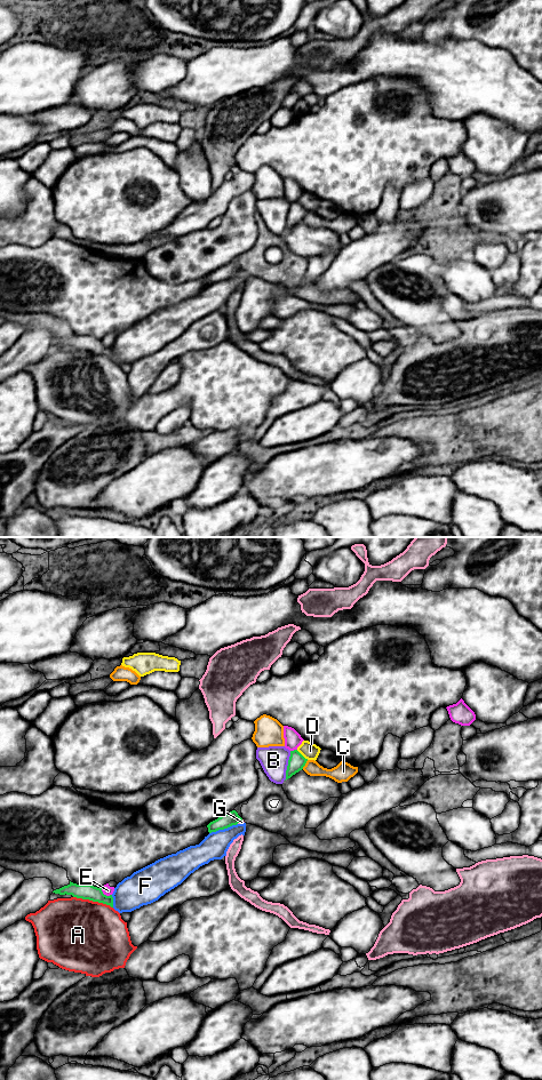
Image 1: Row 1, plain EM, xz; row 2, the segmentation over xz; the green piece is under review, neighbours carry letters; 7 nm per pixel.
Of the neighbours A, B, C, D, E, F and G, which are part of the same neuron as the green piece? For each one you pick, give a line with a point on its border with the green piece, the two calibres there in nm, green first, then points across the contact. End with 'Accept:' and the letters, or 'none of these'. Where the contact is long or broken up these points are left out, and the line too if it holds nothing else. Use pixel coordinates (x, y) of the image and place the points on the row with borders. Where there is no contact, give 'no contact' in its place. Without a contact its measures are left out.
Accept: none of these

